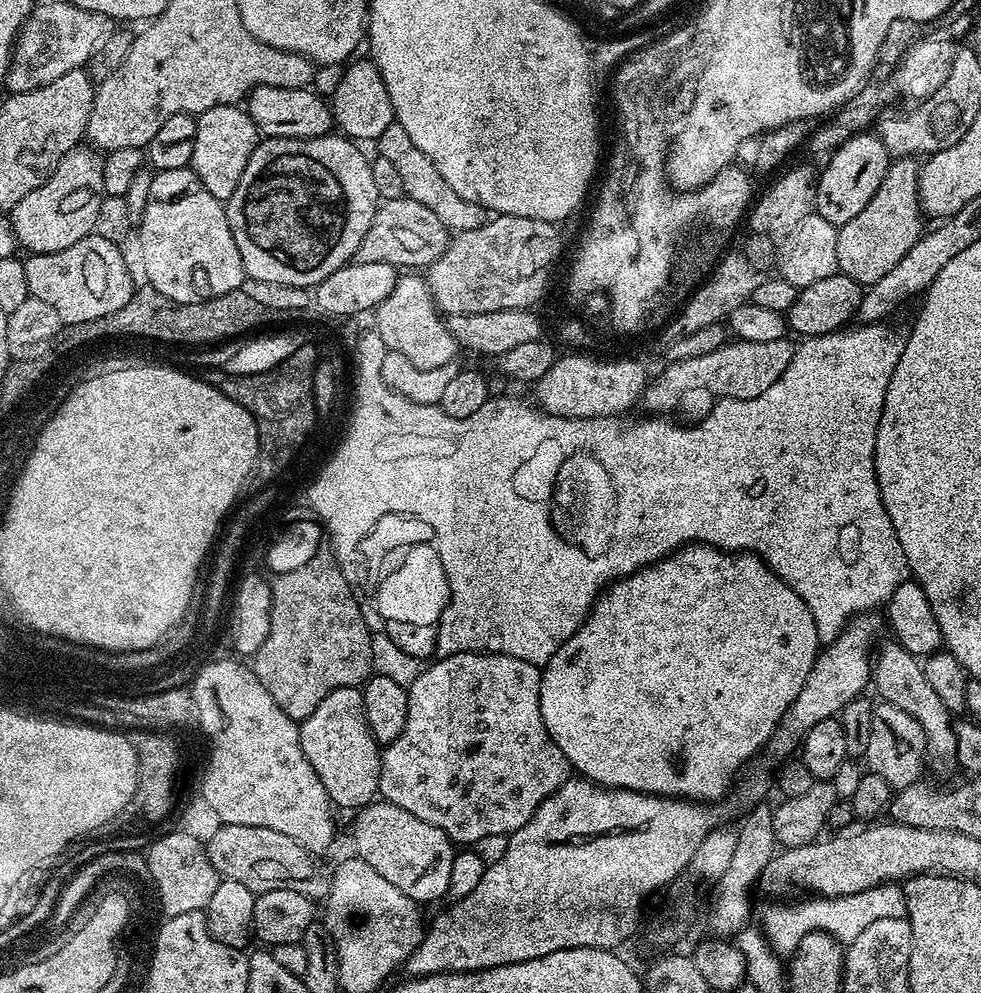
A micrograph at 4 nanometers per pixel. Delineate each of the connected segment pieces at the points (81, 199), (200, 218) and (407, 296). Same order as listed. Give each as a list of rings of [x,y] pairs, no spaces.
[[[77,146],[58,162],[55,172],[49,176],[47,182],[38,186],[38,190],[30,190],[22,202],[18,202],[10,210],[10,223],[12,234],[16,243],[21,249],[29,248],[29,253],[57,252],[66,250],[66,246],[74,246],[82,238],[93,235],[96,219],[98,218],[99,207],[105,198],[104,187],[102,186],[102,170],[104,169],[104,156],[97,149],[91,146]]]
[[[191,167],[156,172],[153,175],[144,216],[138,223],[139,229],[140,252],[144,255],[147,283],[174,302],[197,304],[203,300],[212,300],[215,296],[237,291],[243,285],[240,283],[246,280],[242,254],[238,254],[225,205],[214,198],[206,186],[202,186]]]
[[[404,274],[399,277],[390,290],[390,294],[374,309],[376,324],[374,330],[382,338],[385,349],[389,352],[397,352],[405,358],[410,358],[418,370],[438,370],[438,366],[446,366],[457,359],[458,345],[452,332],[447,326],[445,317],[442,315],[432,297],[432,291],[428,289],[428,281],[420,274]]]

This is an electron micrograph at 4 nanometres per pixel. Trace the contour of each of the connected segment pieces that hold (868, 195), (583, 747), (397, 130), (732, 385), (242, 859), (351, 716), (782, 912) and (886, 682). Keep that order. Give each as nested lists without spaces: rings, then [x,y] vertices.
[[[865,130],[858,136],[850,137],[819,173],[815,215],[837,226],[850,222],[850,218],[858,218],[858,214],[862,214],[862,210],[866,210],[868,203],[876,197],[878,186],[882,186],[888,173],[889,163],[888,151],[879,135]]]
[[[699,542],[686,544],[677,548],[671,556],[664,557],[663,560],[658,561],[656,564],[649,564],[648,567],[642,568],[638,572],[632,572],[629,576],[621,576],[619,580],[609,584],[606,590],[601,591],[596,603],[592,606],[592,611],[585,616],[584,624],[543,665],[542,675],[540,677],[540,709],[542,710],[542,722],[546,726],[550,738],[558,746],[558,750],[562,750],[562,754],[567,758],[569,765],[571,765],[575,771],[577,768],[577,770],[580,771],[577,773],[585,780],[593,780],[595,784],[603,784],[606,788],[625,788],[626,790],[634,790],[635,792],[648,792],[651,796],[674,796],[677,798],[687,798],[697,802],[716,802],[716,799],[718,799],[728,787],[728,791],[733,787],[734,781],[737,779],[736,771],[738,771],[768,739],[770,741],[773,739],[776,729],[780,727],[785,713],[788,712],[788,707],[794,702],[794,698],[798,698],[802,686],[806,686],[806,678],[810,674],[810,670],[814,666],[814,662],[821,648],[820,635],[816,629],[814,618],[806,606],[806,602],[782,579],[782,577],[780,577],[779,573],[773,568],[768,567],[767,563],[765,563],[759,555],[753,554],[747,550],[735,552],[723,548],[715,548],[713,544],[702,544]]]
[[[394,122],[386,126],[386,130],[382,130],[380,137],[374,141],[374,148],[377,148],[375,151],[379,156],[391,161],[391,165],[398,170],[404,187],[403,195],[414,202],[422,202],[422,206],[426,206],[426,210],[431,210],[438,217],[438,222],[442,222],[442,226],[448,228],[449,233],[478,230],[488,223],[490,219],[488,209],[478,202],[462,198],[462,194],[455,192],[450,187],[450,182],[446,182],[446,178],[438,174],[434,162],[430,162],[430,158],[426,158],[426,154],[422,154],[422,150],[418,150],[414,142],[410,142],[410,134],[406,134],[406,130],[402,130],[400,124]]]
[[[785,338],[774,342],[746,342],[733,339],[710,354],[673,360],[667,365],[669,368],[664,368],[657,376],[651,377],[650,383],[644,389],[642,404],[645,404],[652,414],[672,414],[668,412],[684,408],[686,415],[695,417],[696,396],[700,400],[706,399],[707,396],[725,400],[758,398],[758,394],[770,390],[770,386],[774,386],[774,382],[782,378],[782,370],[790,366],[794,351],[793,341],[790,340]]]
[[[221,823],[220,829],[206,842],[208,861],[225,880],[242,882],[257,894],[270,890],[294,890],[309,898],[320,898],[326,892],[326,876],[320,873],[317,857],[306,851],[294,838],[262,826],[238,826]]]
[[[359,687],[339,688],[330,694],[326,694],[326,698],[322,698],[322,702],[318,702],[314,714],[310,714],[304,720],[299,721],[299,725],[302,754],[306,754],[310,766],[314,766],[314,774],[318,774],[322,786],[326,786],[326,794],[332,799],[333,805],[337,809],[352,808],[351,810],[359,810],[364,805],[373,803],[380,790],[379,776],[382,748],[381,745],[376,743],[370,726],[366,722],[363,691]]]
[[[885,882],[877,888],[854,892],[849,896],[816,896],[804,899],[808,900],[800,900],[797,904],[776,904],[764,912],[762,935],[768,941],[769,948],[781,958],[791,957],[811,932],[822,932],[847,946],[873,922],[878,922],[881,918],[905,918],[908,915],[903,887],[896,882]]]
[[[897,642],[881,643],[874,656],[874,688],[879,699],[890,706],[898,706],[919,726],[924,735],[924,746],[929,761],[937,760],[940,764],[952,764],[956,758],[956,729],[954,716],[942,706],[938,694],[926,682],[924,665],[917,657],[907,652]]]

